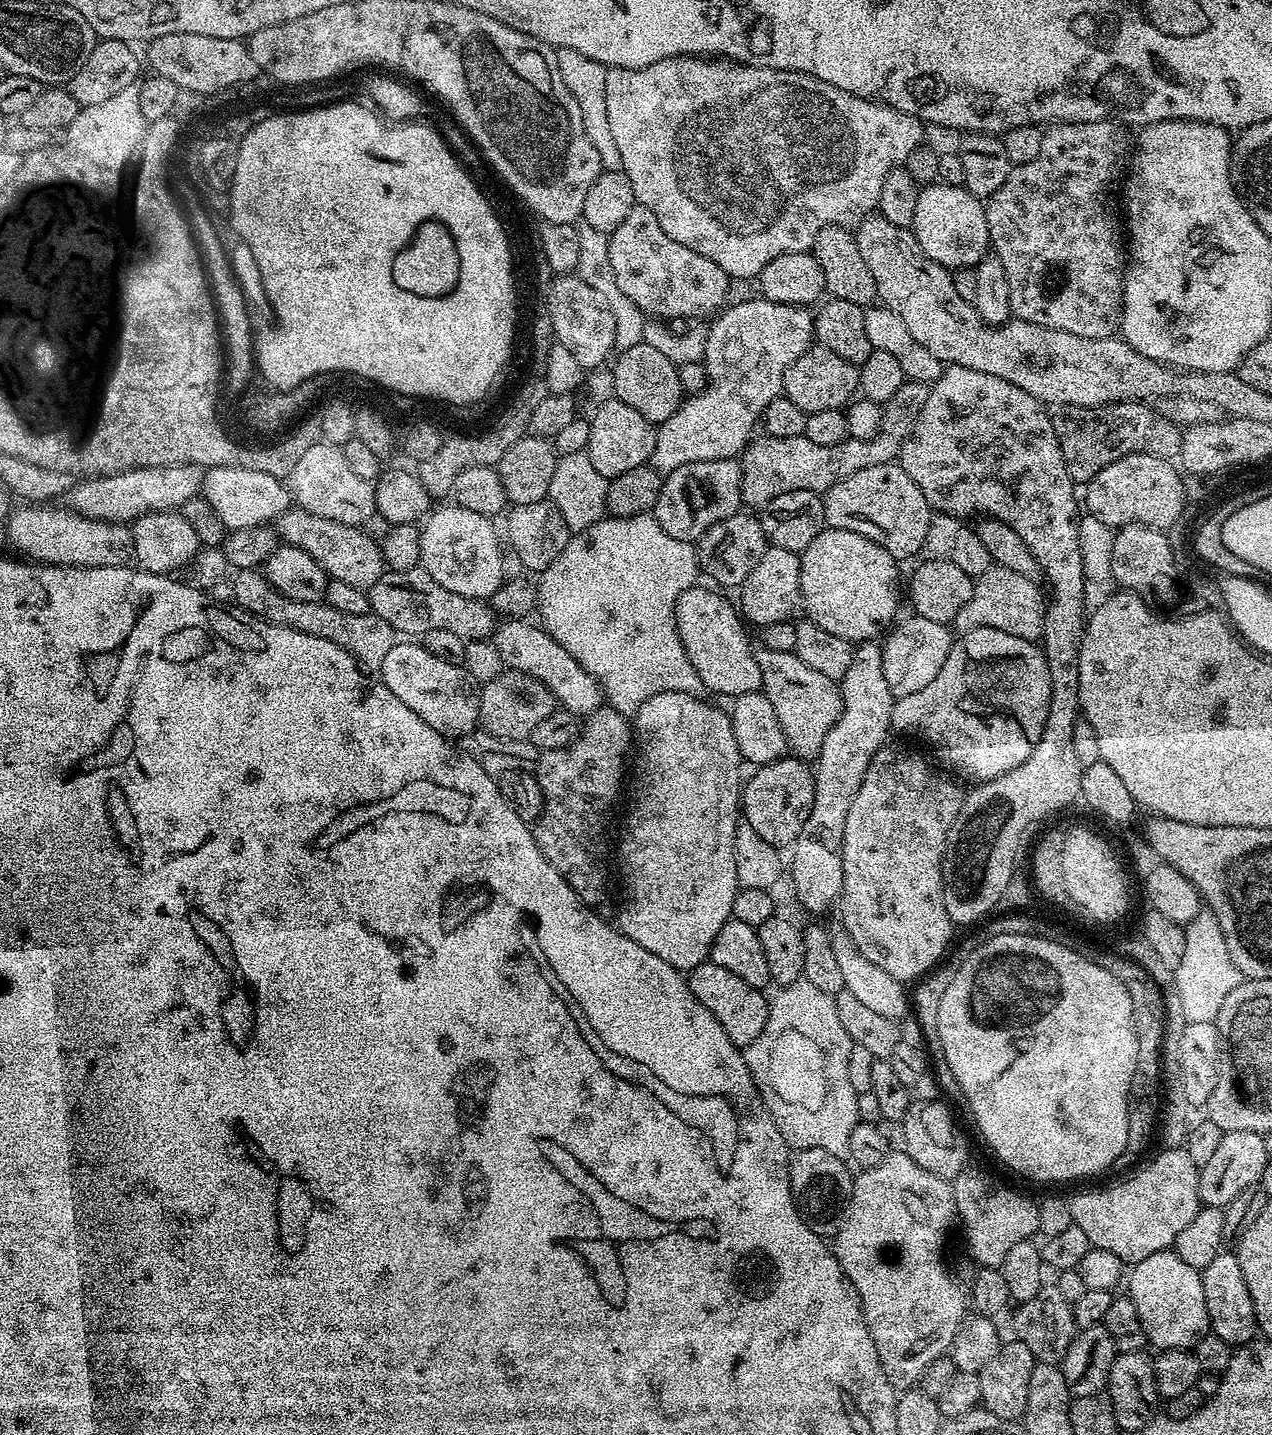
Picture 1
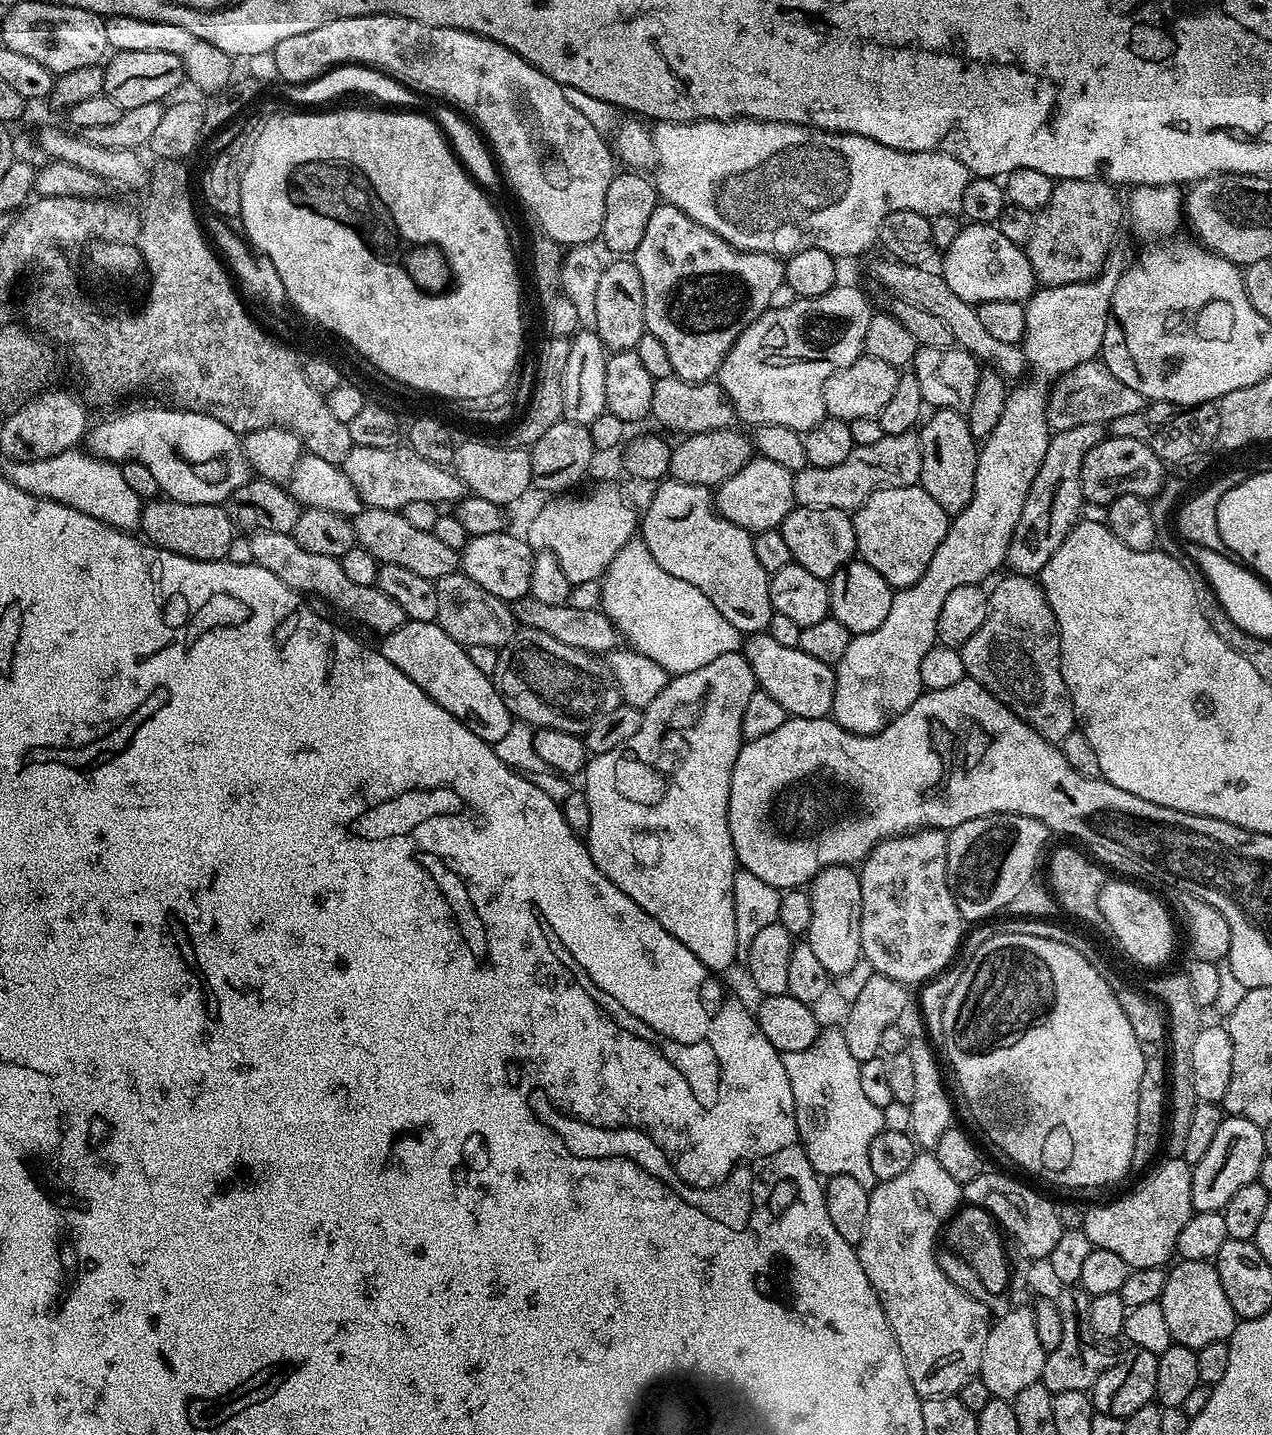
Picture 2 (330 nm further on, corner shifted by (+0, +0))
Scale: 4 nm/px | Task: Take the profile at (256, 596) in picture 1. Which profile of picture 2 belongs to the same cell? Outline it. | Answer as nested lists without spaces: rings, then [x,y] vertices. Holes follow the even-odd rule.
[[[254,532],[250,536],[250,554],[255,563],[260,564],[274,578],[282,578],[286,586],[295,592],[309,594],[313,592],[321,596],[328,604],[333,604],[344,616],[357,620],[364,628],[377,632],[377,637],[389,636],[406,623],[402,606],[394,602],[394,598],[382,594],[382,590],[375,586],[358,586],[358,582],[351,580],[342,570],[339,559],[326,554],[312,554],[310,550],[302,550],[296,539],[287,532]]]

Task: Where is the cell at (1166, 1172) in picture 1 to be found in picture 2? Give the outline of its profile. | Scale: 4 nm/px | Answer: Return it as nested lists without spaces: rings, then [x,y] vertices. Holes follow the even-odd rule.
[[[1182,1158],[1165,1159],[1163,1163],[1137,1192],[1132,1192],[1113,1204],[1089,1207],[1084,1214],[1082,1230],[1086,1238],[1090,1238],[1093,1248],[1111,1250],[1113,1254],[1118,1254],[1118,1258],[1122,1258],[1122,1262],[1126,1262],[1129,1269],[1159,1268],[1167,1265],[1176,1251],[1178,1234],[1182,1234],[1182,1226],[1186,1226],[1194,1211],[1193,1165],[1187,1164]]]

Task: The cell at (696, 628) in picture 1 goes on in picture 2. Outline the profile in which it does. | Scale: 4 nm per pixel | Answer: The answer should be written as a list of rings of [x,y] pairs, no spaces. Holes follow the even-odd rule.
[[[767,631],[753,632],[743,641],[742,651],[746,662],[750,662],[750,670],[754,670],[754,678],[759,691],[770,694],[778,706],[792,718],[825,718],[831,713],[836,689],[836,673],[833,665],[818,662],[818,658],[810,658],[801,648],[781,646],[774,642]]]

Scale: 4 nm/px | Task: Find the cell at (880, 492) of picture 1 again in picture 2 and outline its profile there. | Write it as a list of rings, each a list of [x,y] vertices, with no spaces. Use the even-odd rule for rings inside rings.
[[[919,484],[905,488],[879,488],[865,498],[852,516],[859,559],[874,566],[893,590],[908,588],[926,574],[934,550],[938,550],[942,538],[946,538],[949,523],[949,513],[944,512]]]

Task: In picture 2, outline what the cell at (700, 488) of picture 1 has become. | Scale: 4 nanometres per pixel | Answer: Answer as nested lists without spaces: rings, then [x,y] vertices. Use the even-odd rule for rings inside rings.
[[[763,458],[748,460],[715,489],[715,511],[734,522],[734,526],[742,526],[753,534],[767,528],[779,528],[786,514],[790,514],[796,504],[792,477],[793,473],[778,466],[778,462],[770,462]]]

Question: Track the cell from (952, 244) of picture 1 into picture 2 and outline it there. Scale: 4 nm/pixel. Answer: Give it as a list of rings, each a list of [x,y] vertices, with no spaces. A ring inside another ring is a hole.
[[[965,223],[954,238],[954,242],[950,242],[950,246],[943,249],[942,256],[944,256],[942,275],[946,286],[950,286],[950,290],[954,290],[954,294],[958,294],[958,298],[967,300],[973,306],[991,300],[1019,300],[1024,302],[1033,292],[1037,291],[1038,281],[1028,261],[1027,251],[1021,245],[1008,241],[991,224]]]

